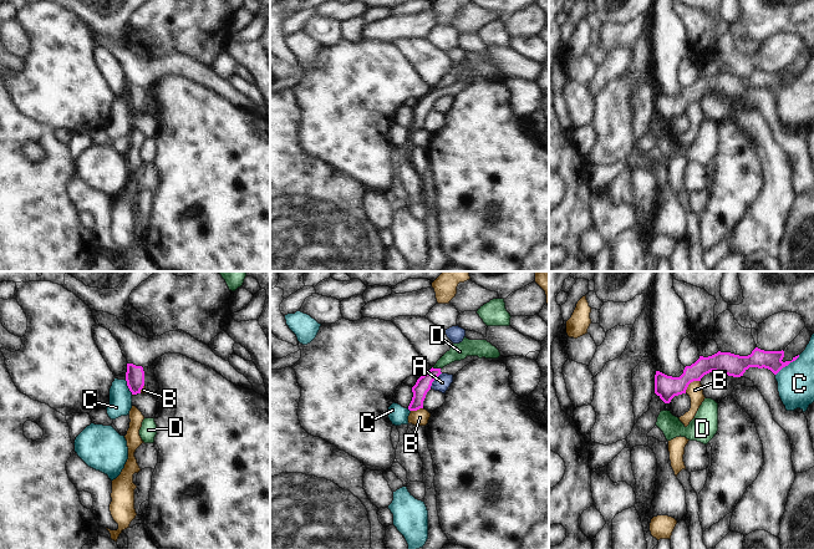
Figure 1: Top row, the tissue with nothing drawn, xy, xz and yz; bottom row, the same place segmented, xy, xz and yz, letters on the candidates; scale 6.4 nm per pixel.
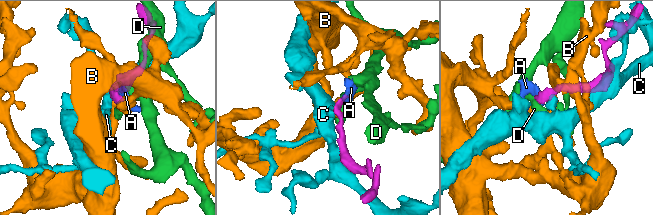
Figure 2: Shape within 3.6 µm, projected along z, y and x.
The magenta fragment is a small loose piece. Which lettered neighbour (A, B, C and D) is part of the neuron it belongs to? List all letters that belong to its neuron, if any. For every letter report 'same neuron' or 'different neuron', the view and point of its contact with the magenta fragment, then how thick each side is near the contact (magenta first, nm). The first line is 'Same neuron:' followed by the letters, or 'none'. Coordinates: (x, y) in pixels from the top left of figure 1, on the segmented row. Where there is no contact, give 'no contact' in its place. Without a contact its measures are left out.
Same neuron: none
A: different neuron; contact xz (433, 380); calibres 100 and 100 nm
B: different neuron; contact yz (690, 382); calibres 150 and 110 nm
C: different neuron; contact yz (787, 365); calibres 130 and 240 nm
D: different neuron; contact xz (436, 369); calibres 100 and 110 nm

